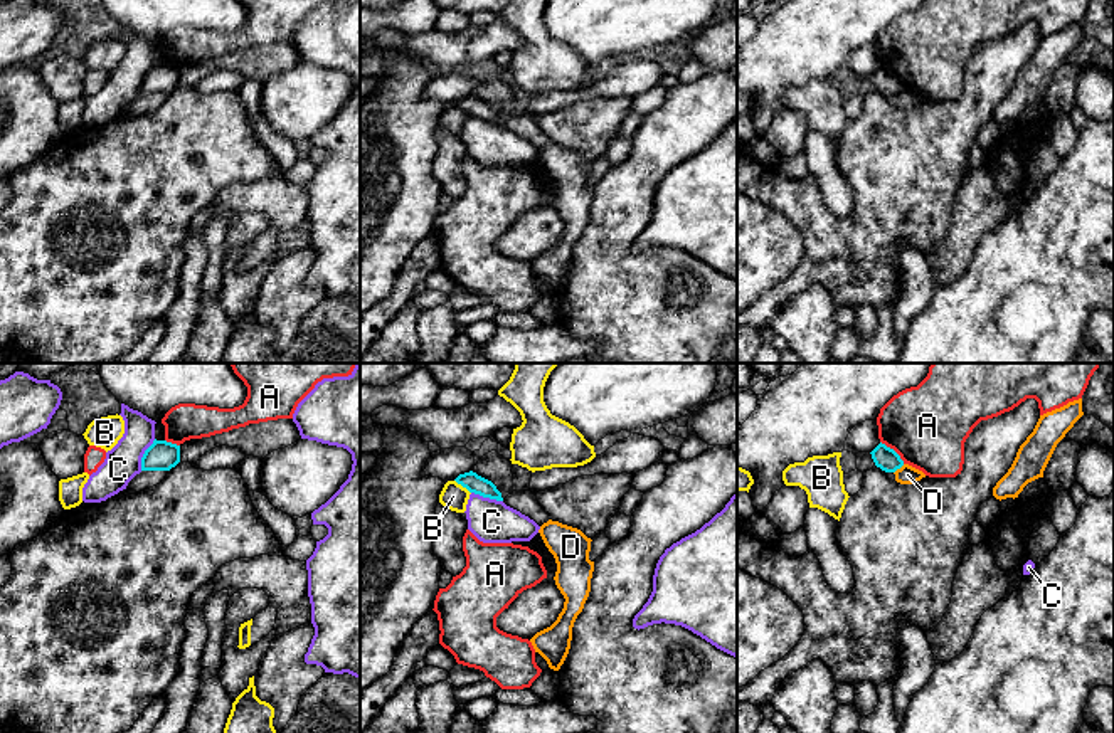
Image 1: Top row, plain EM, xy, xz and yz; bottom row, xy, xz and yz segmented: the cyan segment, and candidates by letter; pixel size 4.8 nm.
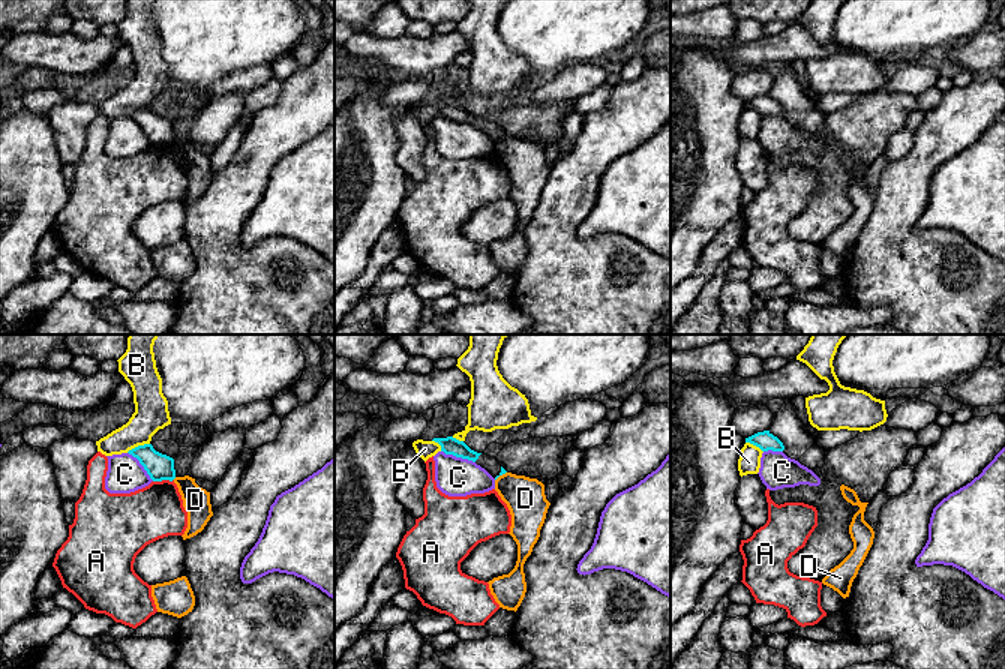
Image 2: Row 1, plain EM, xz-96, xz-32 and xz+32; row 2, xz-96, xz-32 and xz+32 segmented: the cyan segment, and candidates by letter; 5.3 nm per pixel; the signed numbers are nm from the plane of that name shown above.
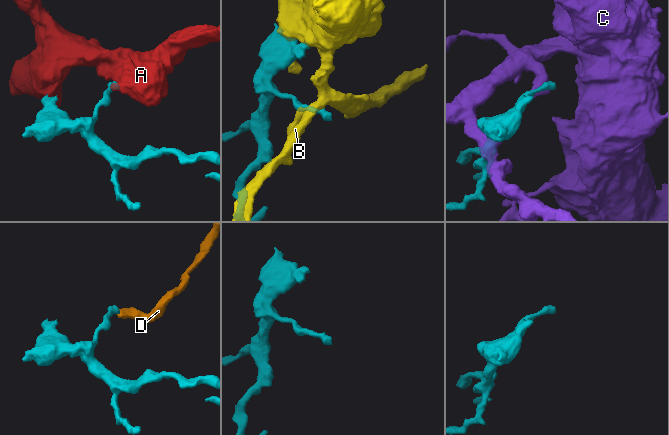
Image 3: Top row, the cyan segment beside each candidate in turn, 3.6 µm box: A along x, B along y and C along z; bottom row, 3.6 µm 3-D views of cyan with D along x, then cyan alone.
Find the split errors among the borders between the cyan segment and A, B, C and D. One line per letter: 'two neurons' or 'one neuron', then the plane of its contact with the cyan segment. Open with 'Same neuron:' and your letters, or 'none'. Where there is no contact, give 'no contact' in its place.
Same neuron: none
A: two neurons; meets cyan in yz
B: two neurons; meets cyan in xz
C: two neurons; meets cyan in xy
D: two neurons; meets cyan in yz

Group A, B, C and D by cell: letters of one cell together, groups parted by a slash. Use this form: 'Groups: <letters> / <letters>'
Groups: A / B / C / D

